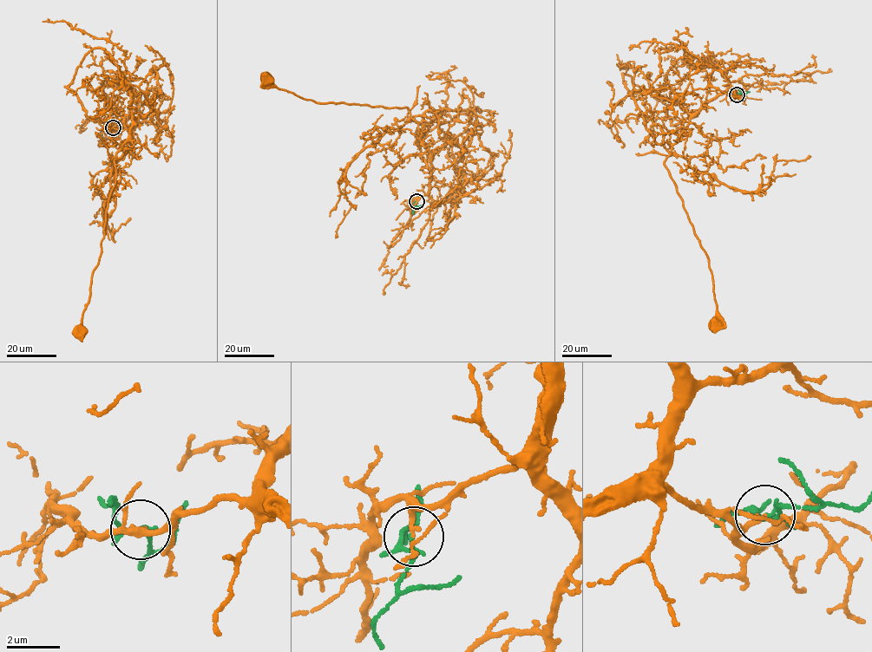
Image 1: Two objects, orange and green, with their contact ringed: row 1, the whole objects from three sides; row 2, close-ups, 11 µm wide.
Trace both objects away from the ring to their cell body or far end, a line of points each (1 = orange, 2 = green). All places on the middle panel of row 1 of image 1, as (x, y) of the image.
1: (416, 201), (428, 194), (432, 167), (423, 135), (407, 107), (317, 102), (280, 89), (267, 76)
2: (416, 201), (412, 214)

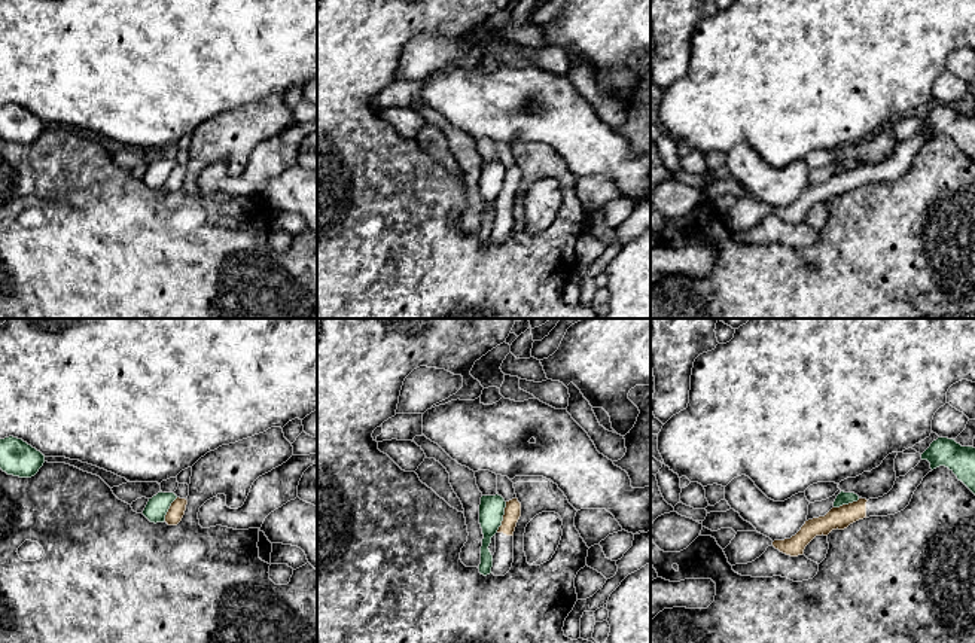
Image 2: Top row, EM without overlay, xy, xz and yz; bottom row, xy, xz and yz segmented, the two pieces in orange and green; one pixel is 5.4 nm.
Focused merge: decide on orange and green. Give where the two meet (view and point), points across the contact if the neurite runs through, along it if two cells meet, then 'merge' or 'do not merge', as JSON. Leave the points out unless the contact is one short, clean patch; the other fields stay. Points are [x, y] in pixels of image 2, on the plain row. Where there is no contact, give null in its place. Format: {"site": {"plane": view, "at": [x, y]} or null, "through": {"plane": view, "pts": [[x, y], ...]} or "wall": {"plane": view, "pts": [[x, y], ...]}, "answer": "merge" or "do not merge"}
{"site": {"plane": "xz", "at": [503, 183]}, "wall": {"plane": "xz", "pts": [[506, 168], [502, 191], [496, 198]]}, "answer": "do not merge"}

